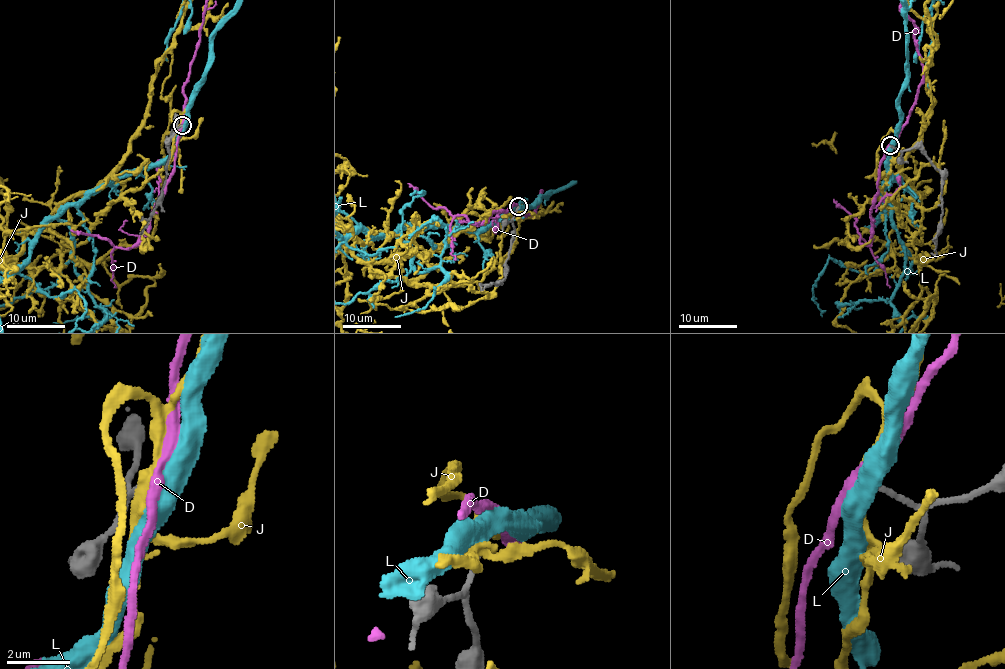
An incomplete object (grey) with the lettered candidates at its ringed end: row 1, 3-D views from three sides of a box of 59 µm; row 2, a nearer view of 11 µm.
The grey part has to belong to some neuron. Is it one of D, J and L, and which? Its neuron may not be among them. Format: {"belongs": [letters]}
{"belongs": []}

